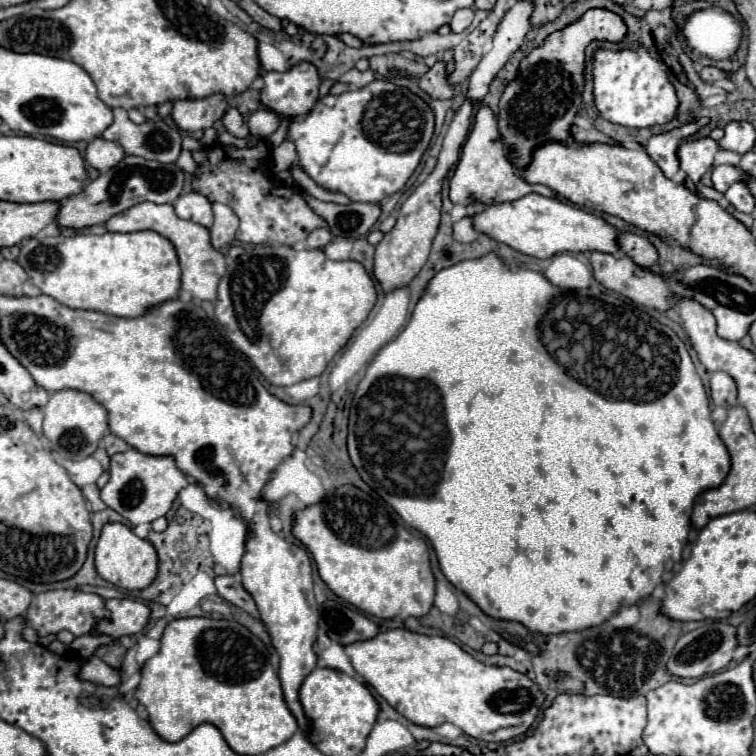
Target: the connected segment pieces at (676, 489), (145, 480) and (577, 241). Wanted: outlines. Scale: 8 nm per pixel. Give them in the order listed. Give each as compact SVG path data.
M488 254L484 258L478 260L464 260L464 264L456 264L456 268L444 268L444 272L438 272L424 296L420 298L420 302L416 304L410 322L406 324L406 328L392 340L388 342L372 360L372 364L366 370L366 376L362 378L362 382L358 384L358 390L354 394L352 400L352 408L350 408L350 426L348 426L348 452L352 458L354 468L358 470L358 474L362 476L362 480L376 490L398 514L400 518L416 528L418 532L422 532L432 546L436 548L436 556L440 562L440 568L444 572L444 576L458 588L462 590L470 600L474 600L478 604L478 608L496 620L512 620L512 622L520 622L524 624L530 632L540 632L540 634L562 634L562 632L580 632L592 626L600 626L606 620L610 620L624 602L628 602L630 606L638 604L642 598L648 598L656 586L660 586L664 580L662 576L666 572L672 572L674 564L682 562L682 550L686 546L688 540L688 532L690 532L690 516L692 516L692 508L694 508L694 500L706 492L706 490L714 490L718 486L722 486L722 482L726 480L728 472L730 472L730 456L728 450L724 448L724 442L718 436L718 430L712 422L710 416L710 402L704 390L704 384L700 380L700 376L696 374L694 362L684 346L684 342L676 336L676 332L664 324L660 324L656 318L652 318L648 312L644 312L642 308L634 306L630 300L626 300L624 296L618 294L608 294L608 292L600 292L600 290L574 290L570 294L570 290L560 290L560 288L552 288L548 284L548 280L544 280L544 276L536 270L530 268L518 268L516 272L510 272L508 266L496 256L496 254Z
M134 448L122 454L110 456L108 474L110 474L110 480L100 492L102 500L106 502L108 508L116 510L120 516L130 520L134 526L166 516L178 492L184 486L188 486L188 478L184 478L184 474L176 468L172 456L148 456Z
M528 194L514 202L492 204L484 212L476 214L474 228L478 232L488 234L490 238L508 244L510 248L534 256L534 258L550 258L558 252L606 252L620 254L622 248L618 244L620 232L608 224L604 218L584 212L580 208L568 206L556 198L544 198L540 194Z

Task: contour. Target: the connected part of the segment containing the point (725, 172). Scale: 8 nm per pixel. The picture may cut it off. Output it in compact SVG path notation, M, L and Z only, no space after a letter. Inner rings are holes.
M722 164L722 166L716 166L712 170L712 186L722 194L738 180L744 180L744 172L738 166Z

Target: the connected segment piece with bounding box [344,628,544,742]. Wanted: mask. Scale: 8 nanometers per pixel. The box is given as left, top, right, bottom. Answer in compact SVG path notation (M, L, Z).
M394 628L378 632L370 640L354 642L344 646L346 656L350 658L354 670L402 716L418 726L438 726L442 722L452 722L462 728L464 734L484 740L484 742L504 742L524 734L532 722L536 720L542 704L544 694L528 680L524 674L512 668L498 668L498 666L484 666L482 662L474 660L468 652L464 652L458 644L442 636L424 636L410 630Z

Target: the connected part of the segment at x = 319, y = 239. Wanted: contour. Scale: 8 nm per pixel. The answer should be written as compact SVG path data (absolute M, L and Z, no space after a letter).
M318 228L316 232L312 232L310 236L308 236L308 246L310 248L324 248L328 242L332 242L334 240L334 236L332 236L332 232L328 230L328 228Z

